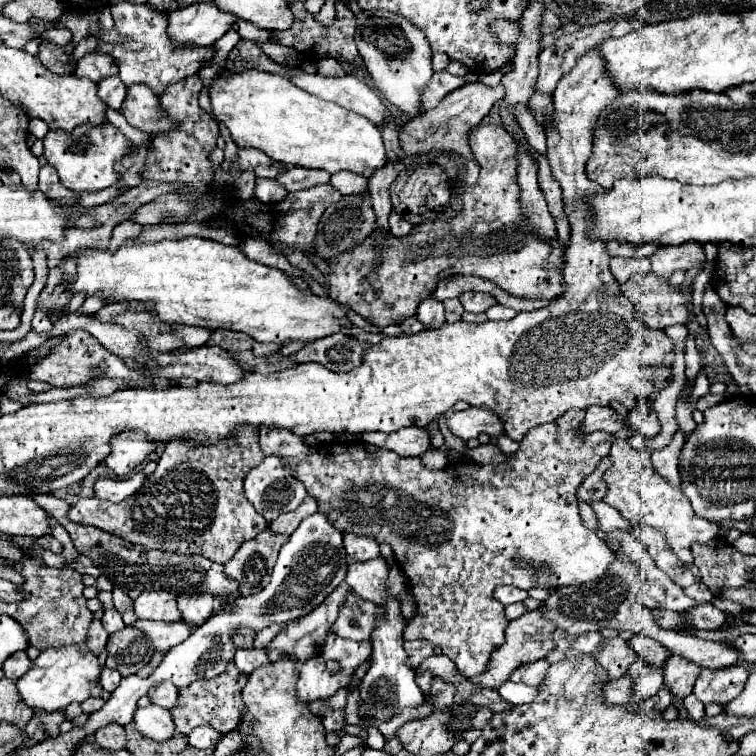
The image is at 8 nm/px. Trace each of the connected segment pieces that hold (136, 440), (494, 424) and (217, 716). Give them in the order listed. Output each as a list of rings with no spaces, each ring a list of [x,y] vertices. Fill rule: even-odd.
[[[124,431],[116,435],[112,441],[112,453],[104,459],[118,477],[128,475],[136,465],[144,463],[146,457],[162,447],[162,443],[154,443],[142,435],[142,431]]]
[[[468,407],[466,411],[452,413],[448,419],[448,427],[454,435],[462,437],[464,441],[478,437],[480,433],[486,433],[494,439],[506,435],[498,415],[494,415],[490,409],[484,407]]]
[[[230,663],[230,667],[226,667],[222,675],[206,681],[194,681],[188,687],[178,689],[178,703],[170,709],[176,729],[184,735],[188,735],[198,725],[208,725],[218,733],[234,731],[242,719],[242,711],[246,711],[246,707],[242,707],[244,685],[246,685],[246,675],[242,675],[242,671],[238,671],[234,663]]]

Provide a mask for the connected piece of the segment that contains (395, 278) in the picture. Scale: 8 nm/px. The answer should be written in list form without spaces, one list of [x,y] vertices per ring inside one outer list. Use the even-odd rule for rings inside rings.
[[[496,125],[478,127],[470,133],[470,148],[480,163],[480,179],[478,185],[464,187],[462,199],[464,209],[450,221],[426,221],[414,225],[412,231],[404,237],[386,235],[386,251],[382,251],[382,259],[374,255],[374,239],[366,237],[362,245],[336,255],[336,259],[328,259],[330,273],[324,275],[328,283],[328,295],[342,305],[348,305],[364,319],[370,319],[376,327],[384,329],[388,325],[400,325],[404,319],[416,313],[416,307],[422,299],[434,293],[440,279],[450,275],[476,275],[488,281],[494,281],[506,293],[526,299],[556,299],[566,291],[562,287],[562,255],[564,247],[556,239],[554,243],[546,243],[546,239],[538,239],[534,235],[528,219],[520,211],[520,187],[516,183],[516,155],[518,145],[514,139]]]

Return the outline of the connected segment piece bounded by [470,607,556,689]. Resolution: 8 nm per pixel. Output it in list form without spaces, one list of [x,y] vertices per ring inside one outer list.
[[[542,607],[536,609],[536,611],[530,611],[530,613],[524,613],[522,617],[514,619],[514,621],[508,625],[508,629],[506,629],[506,643],[492,653],[492,659],[490,659],[490,663],[488,663],[488,671],[482,673],[482,675],[478,675],[478,677],[472,677],[470,681],[476,683],[476,685],[482,685],[482,687],[488,687],[488,689],[498,689],[504,681],[508,681],[510,673],[512,673],[518,665],[544,659],[544,657],[554,649],[554,641],[552,641],[554,629],[556,629],[554,623],[550,623],[550,621],[542,615]]]

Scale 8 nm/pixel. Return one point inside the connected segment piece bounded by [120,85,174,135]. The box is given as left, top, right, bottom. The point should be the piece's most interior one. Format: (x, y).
(141, 108)

